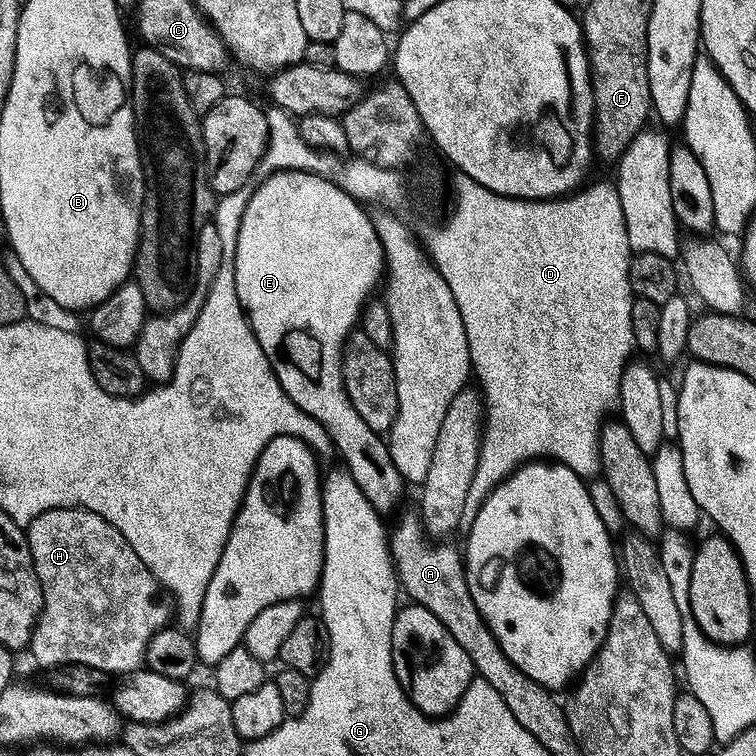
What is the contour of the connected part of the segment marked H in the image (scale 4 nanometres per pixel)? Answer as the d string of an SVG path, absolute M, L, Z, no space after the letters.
M85 508L46 510L26 525L26 535L44 595L44 605L32 632L30 653L33 658L44 670L59 668L62 664L81 664L109 674L127 674L141 667L150 638L158 630L169 627L170 604L160 581L150 574L142 558L134 554L134 546L130 546L106 518Z

